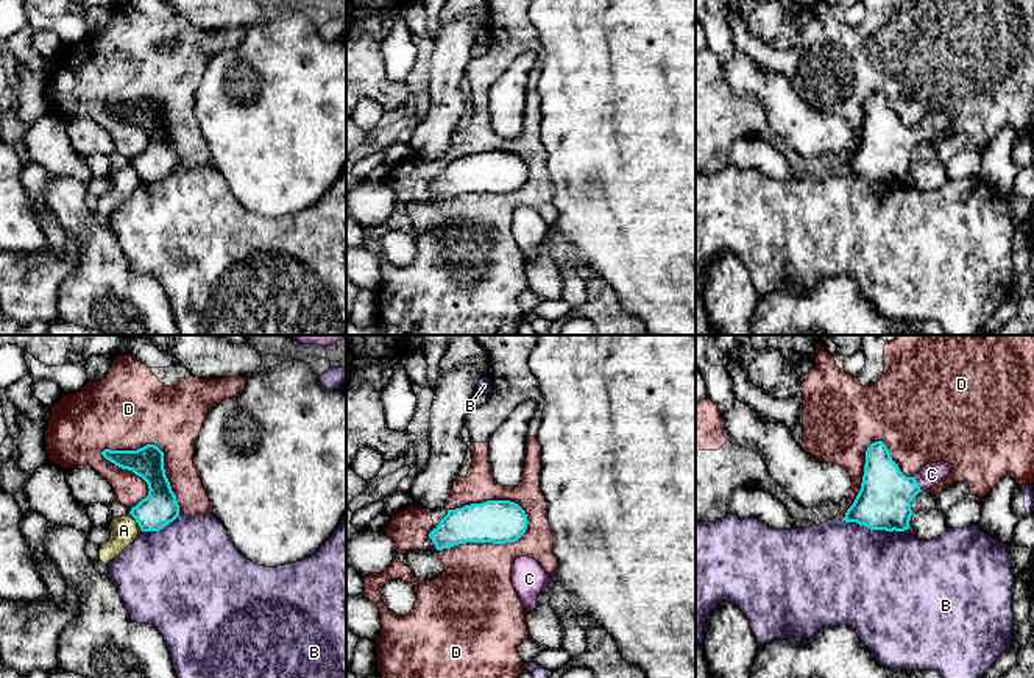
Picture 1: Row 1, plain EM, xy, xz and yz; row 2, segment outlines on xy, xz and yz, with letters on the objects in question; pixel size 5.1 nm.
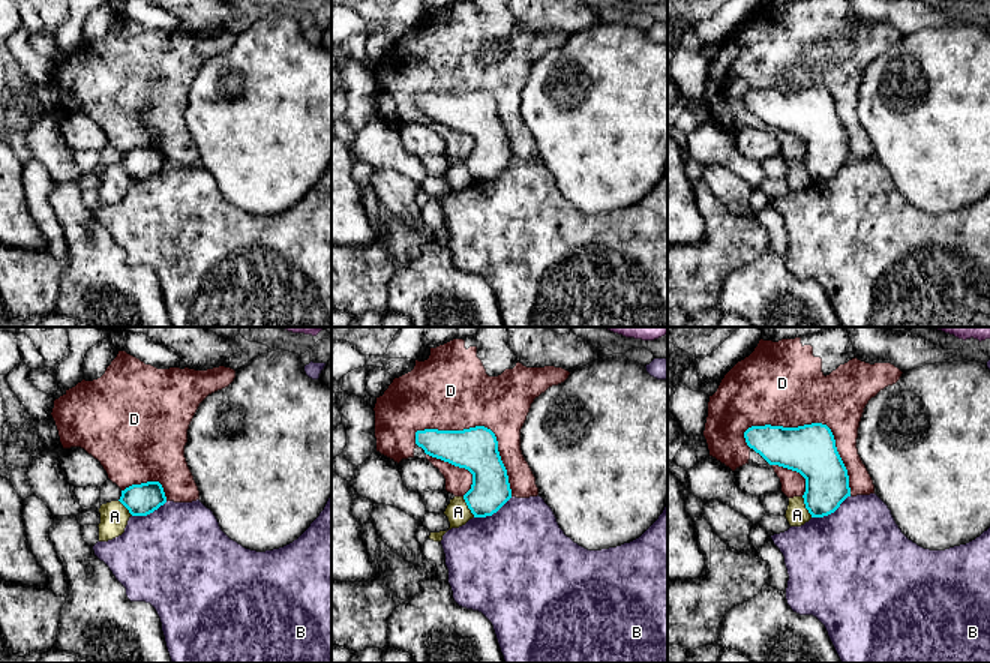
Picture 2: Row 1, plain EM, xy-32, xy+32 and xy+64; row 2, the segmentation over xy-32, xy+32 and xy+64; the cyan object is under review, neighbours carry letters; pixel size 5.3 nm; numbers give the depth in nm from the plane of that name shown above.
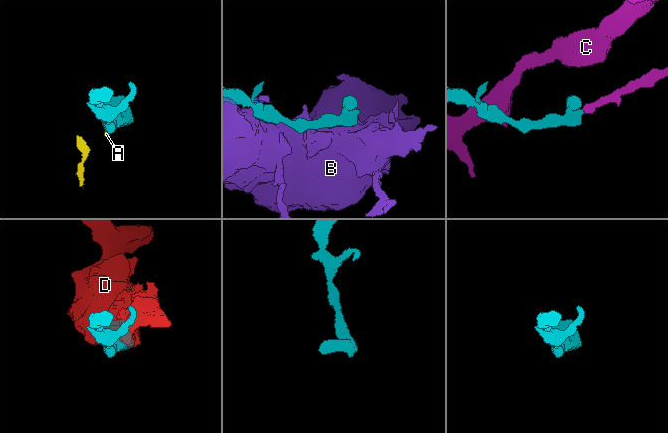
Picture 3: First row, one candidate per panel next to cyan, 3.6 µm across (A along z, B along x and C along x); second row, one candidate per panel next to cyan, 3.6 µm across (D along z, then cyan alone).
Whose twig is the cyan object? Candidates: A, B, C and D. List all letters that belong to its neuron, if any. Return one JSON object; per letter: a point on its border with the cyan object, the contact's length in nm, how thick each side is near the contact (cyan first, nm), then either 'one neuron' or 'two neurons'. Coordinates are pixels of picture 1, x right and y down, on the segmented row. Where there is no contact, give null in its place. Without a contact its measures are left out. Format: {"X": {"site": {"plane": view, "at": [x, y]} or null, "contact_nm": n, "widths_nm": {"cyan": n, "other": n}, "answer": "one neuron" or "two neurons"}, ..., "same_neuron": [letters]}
{"A": {"site": {"plane": "xy", "at": [136, 521]}, "contact_nm": 120, "widths_nm": {"cyan": 180, "other": 140}, "answer": "two neurons"}, "B": {"site": {"plane": "yz", "at": [875, 529]}, "contact_nm": 340, "widths_nm": {"cyan": 280, "other": 500}, "answer": "two neurons"}, "C": {"site": {"plane": "yz", "at": [917, 483]}, "contact_nm": 80, "widths_nm": {"cyan": 280, "other": 120}, "answer": "one neuron"}, "D": {"site": {"plane": "xy", "at": [162, 452]}, "contact_nm": 500, "widths_nm": {"cyan": 160, "other": 360}, "answer": "two neurons"}, "same_neuron": ["C"]}

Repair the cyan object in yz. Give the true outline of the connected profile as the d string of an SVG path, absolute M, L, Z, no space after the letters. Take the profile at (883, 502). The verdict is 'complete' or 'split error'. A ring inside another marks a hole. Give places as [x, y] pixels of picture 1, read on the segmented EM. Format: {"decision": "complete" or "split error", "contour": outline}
{"decision": "split error", "contour": "M875 441L866 450L861 489L842 521L870 530L905 531L912 516L912 499L944 482L951 469L945 461L928 463L915 477L906 477L887 446Z"}

